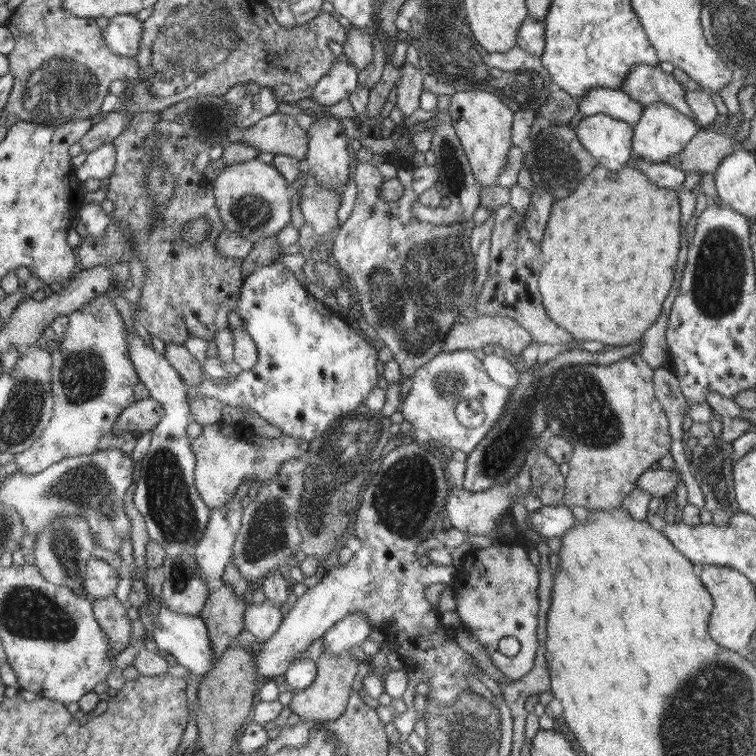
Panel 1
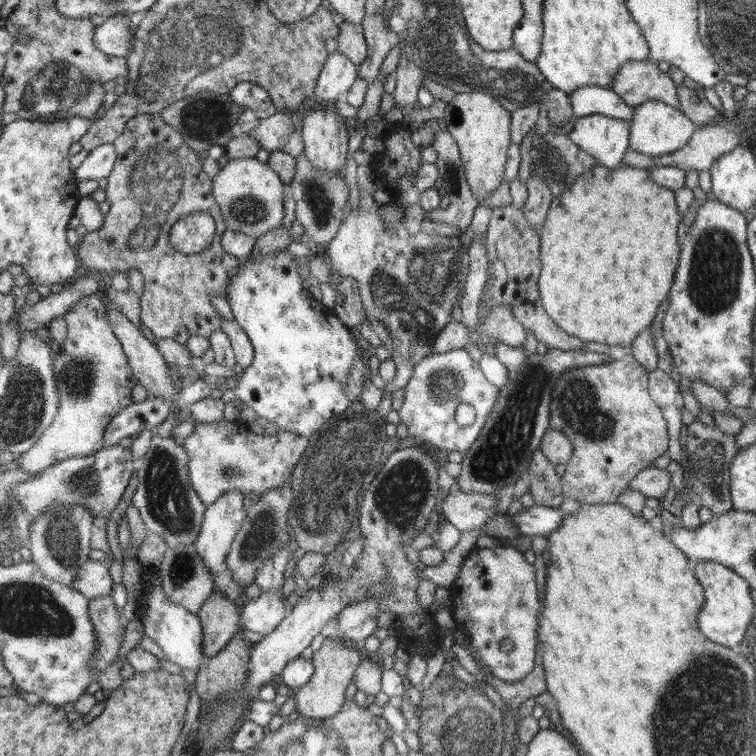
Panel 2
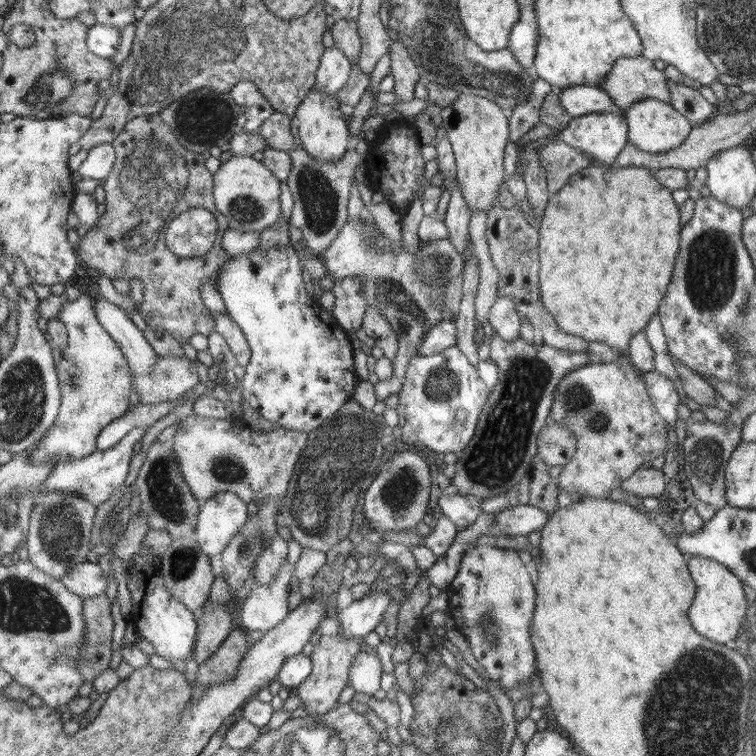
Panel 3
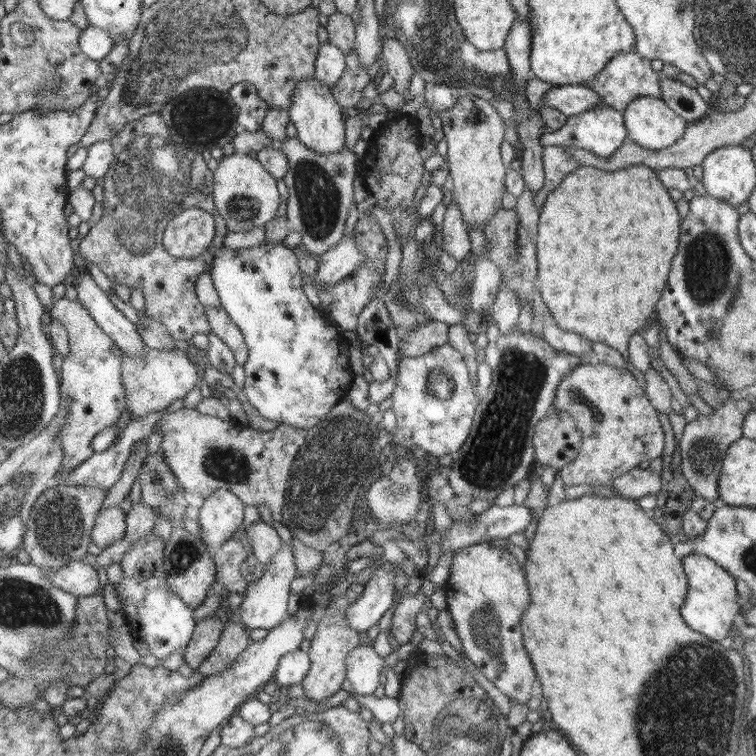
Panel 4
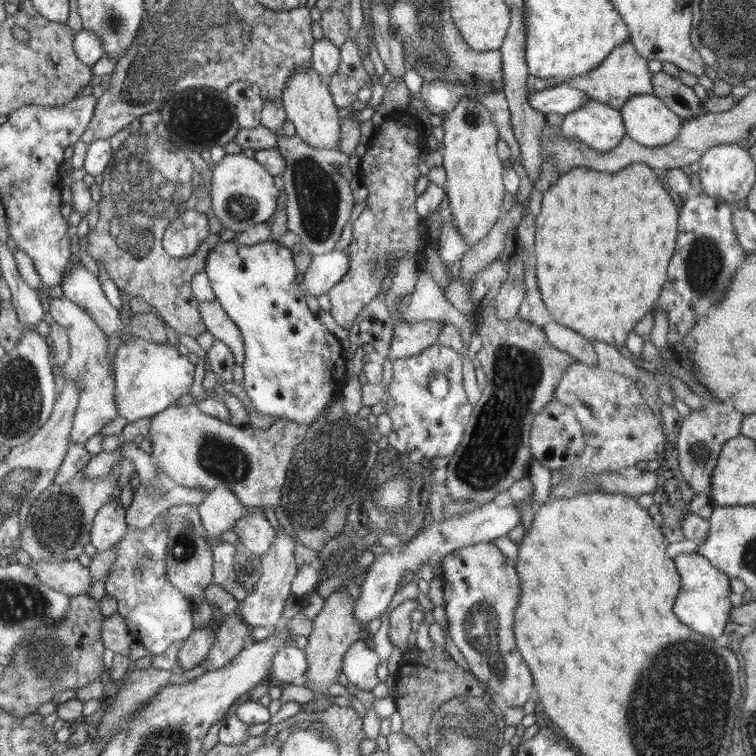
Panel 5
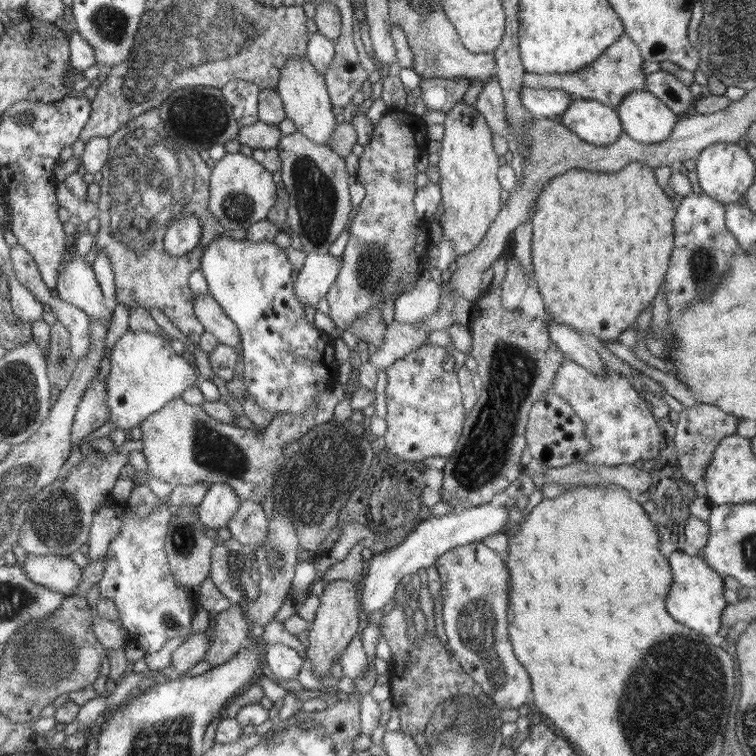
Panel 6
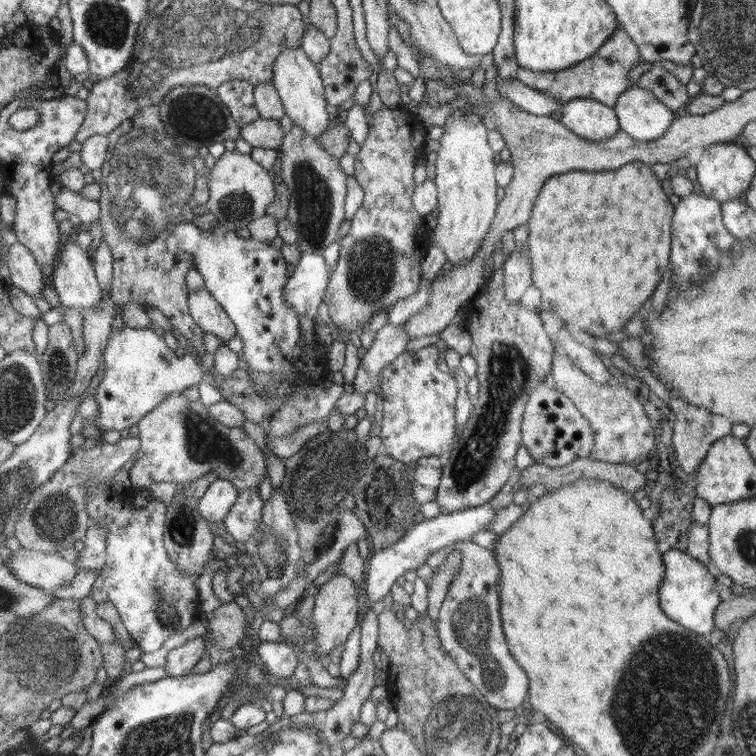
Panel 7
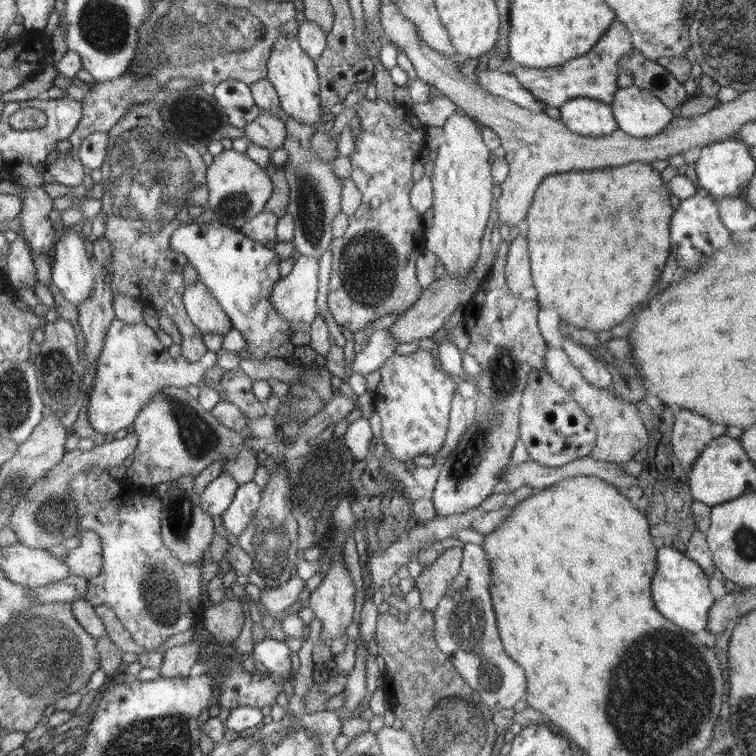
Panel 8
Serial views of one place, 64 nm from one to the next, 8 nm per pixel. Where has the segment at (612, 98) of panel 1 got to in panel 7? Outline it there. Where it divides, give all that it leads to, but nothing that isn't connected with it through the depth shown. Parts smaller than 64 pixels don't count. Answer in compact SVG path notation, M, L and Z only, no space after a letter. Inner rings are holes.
M497 74L495 78L497 89L501 97L507 98L516 106L536 116L550 116L551 112L558 112L562 108L562 101L550 94L543 94L534 88L529 88L518 80L502 80Z

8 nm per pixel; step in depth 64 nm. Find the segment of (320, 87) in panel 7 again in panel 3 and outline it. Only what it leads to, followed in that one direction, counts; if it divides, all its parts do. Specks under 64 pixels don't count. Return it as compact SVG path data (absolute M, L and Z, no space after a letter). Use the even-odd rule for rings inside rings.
M314 84L302 105L296 108L293 118L297 120L301 146L314 160L330 164L342 160L342 154L348 150L351 143L350 131L346 125L347 118L340 112L339 103L334 97L322 95Z

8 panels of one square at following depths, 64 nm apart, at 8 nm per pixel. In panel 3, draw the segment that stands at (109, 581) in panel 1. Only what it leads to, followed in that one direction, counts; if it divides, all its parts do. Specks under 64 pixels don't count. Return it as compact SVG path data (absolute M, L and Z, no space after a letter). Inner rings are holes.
M84 561L78 566L68 568L69 574L63 577L61 582L66 585L70 592L76 593L83 598L92 598L106 592L108 582L104 576L104 570L97 563Z

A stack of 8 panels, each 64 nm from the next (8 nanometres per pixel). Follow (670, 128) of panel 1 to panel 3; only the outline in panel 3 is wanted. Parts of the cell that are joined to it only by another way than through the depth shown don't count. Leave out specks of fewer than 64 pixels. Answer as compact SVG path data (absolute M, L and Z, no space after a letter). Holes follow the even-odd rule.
M656 99L640 100L640 102L632 104L625 110L624 116L628 125L629 142L633 143L636 148L640 148L644 152L652 152L652 154L665 153L678 148L688 138L694 125L672 105Z

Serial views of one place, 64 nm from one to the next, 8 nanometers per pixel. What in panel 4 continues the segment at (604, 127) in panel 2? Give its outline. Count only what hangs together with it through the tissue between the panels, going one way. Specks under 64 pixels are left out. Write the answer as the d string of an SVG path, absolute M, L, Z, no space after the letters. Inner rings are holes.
M600 104L598 108L592 108L592 110L568 116L560 130L545 130L540 137L540 144L542 147L558 145L561 147L584 148L584 150L593 152L596 156L608 160L622 146L622 142L627 137L623 113L606 104Z

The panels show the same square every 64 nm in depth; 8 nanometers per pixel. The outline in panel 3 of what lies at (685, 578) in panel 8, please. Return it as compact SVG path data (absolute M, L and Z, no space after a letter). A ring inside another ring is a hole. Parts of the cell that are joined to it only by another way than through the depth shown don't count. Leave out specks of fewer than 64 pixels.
M691 556L687 561L689 572L696 583L696 598L688 610L688 619L692 627L704 638L718 644L728 644L738 638L742 620L748 614L748 599L744 593L744 583L740 577L728 571L724 565L715 560Z

